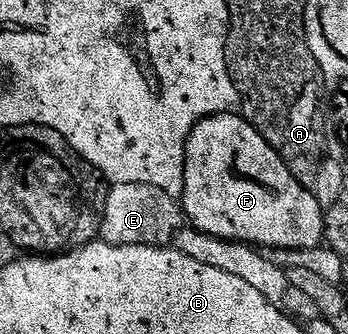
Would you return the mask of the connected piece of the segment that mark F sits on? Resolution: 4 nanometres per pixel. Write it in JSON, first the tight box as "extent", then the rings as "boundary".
{"extent":[181,113,325,251],"boundary":[[[217,113],[198,121],[187,141],[186,190],[181,198],[186,220],[196,229],[226,241],[240,241],[263,251],[271,249],[315,249],[324,244],[323,219],[325,210],[300,178],[291,174],[290,167],[279,153],[247,120],[246,116]]]}

